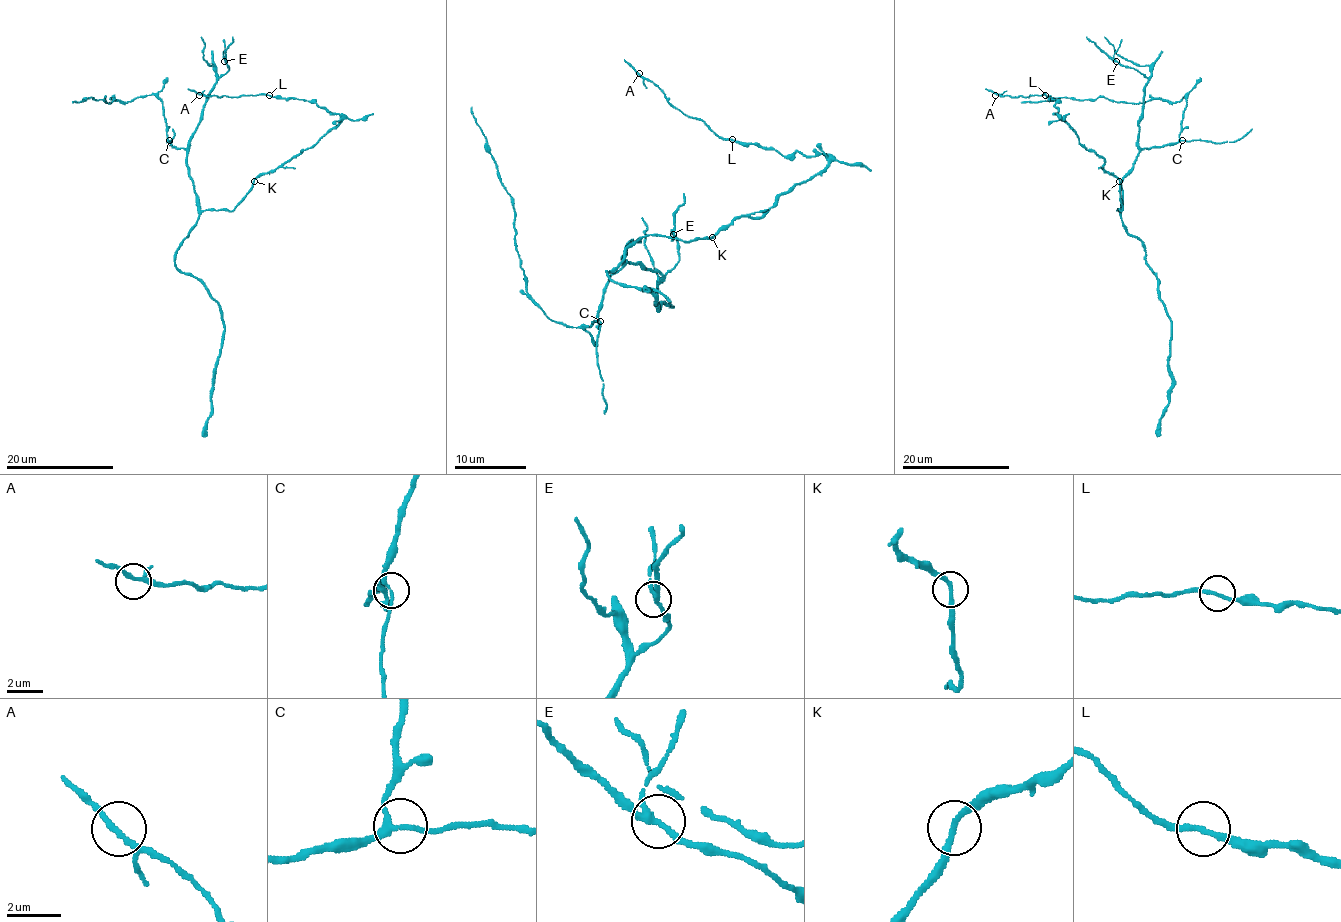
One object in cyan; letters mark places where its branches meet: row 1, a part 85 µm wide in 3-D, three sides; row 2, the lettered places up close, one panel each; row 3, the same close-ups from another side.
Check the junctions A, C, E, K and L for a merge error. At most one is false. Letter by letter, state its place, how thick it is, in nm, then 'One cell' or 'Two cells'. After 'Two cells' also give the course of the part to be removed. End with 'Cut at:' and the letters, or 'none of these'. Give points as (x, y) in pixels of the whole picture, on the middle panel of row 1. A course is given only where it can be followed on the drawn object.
A: Place: (639, 73). Thickness 180 nm. One cell
C: Place: (600, 321). Thickness 190 nm. One cell
E: Place: (673, 234). Thickness 200 nm. One cell
K: Place: (712, 237). Thickness 240 nm. One cell
L: Place: (732, 139). Thickness 190 nm. One cell
Cut at: none of these

